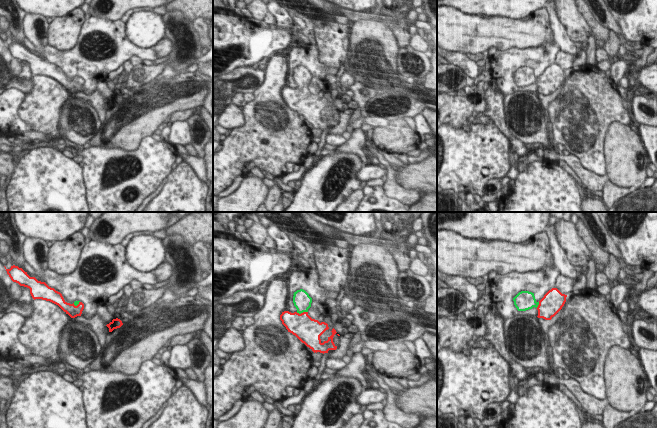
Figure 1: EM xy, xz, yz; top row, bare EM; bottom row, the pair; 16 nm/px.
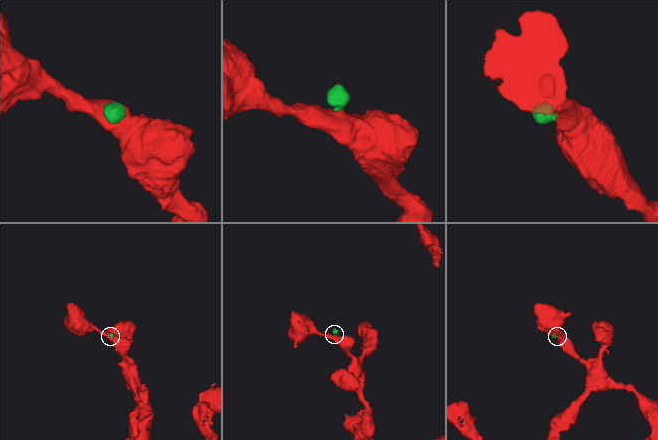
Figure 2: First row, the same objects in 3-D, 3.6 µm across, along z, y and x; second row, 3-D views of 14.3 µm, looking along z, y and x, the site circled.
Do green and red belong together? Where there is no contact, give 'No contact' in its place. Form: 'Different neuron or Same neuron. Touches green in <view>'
Same neuron. Touches green in xz.

